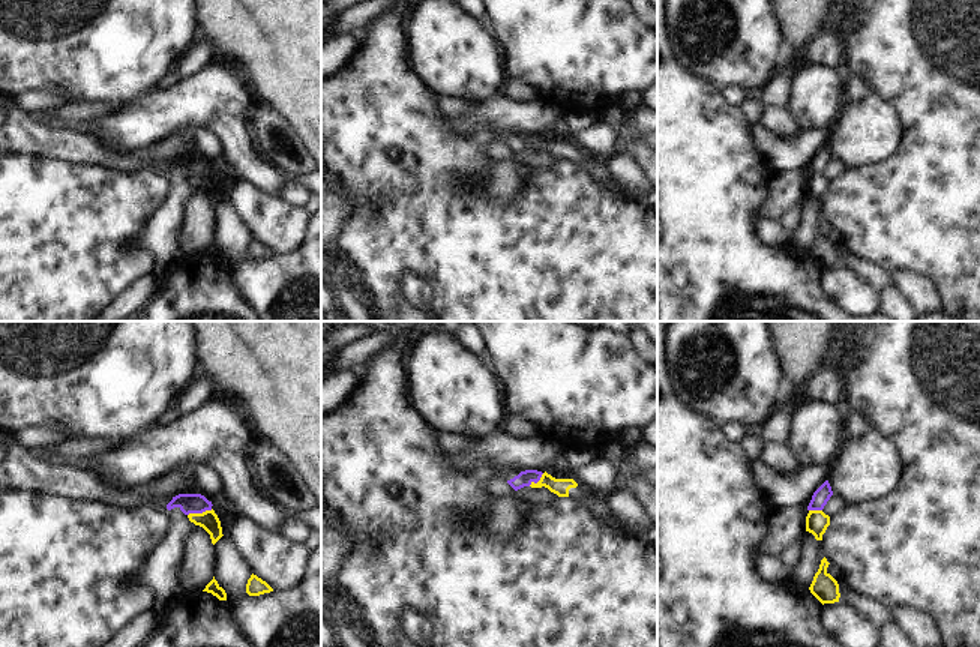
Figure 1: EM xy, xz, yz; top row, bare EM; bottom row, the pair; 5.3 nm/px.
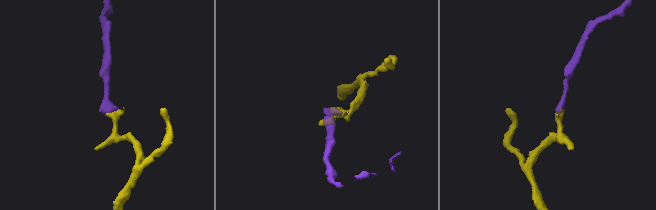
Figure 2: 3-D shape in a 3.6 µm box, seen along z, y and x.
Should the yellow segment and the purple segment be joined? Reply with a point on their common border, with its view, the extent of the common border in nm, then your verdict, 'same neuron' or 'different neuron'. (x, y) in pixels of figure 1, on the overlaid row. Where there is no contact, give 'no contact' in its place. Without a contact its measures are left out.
contact xy (200, 514); length 140 nm; different neuron

